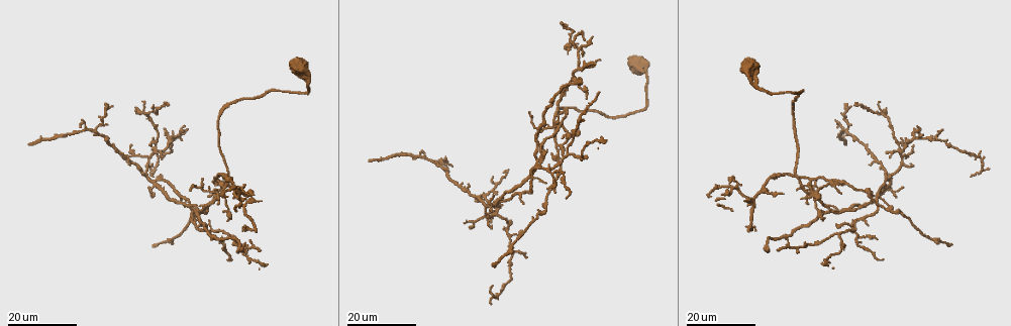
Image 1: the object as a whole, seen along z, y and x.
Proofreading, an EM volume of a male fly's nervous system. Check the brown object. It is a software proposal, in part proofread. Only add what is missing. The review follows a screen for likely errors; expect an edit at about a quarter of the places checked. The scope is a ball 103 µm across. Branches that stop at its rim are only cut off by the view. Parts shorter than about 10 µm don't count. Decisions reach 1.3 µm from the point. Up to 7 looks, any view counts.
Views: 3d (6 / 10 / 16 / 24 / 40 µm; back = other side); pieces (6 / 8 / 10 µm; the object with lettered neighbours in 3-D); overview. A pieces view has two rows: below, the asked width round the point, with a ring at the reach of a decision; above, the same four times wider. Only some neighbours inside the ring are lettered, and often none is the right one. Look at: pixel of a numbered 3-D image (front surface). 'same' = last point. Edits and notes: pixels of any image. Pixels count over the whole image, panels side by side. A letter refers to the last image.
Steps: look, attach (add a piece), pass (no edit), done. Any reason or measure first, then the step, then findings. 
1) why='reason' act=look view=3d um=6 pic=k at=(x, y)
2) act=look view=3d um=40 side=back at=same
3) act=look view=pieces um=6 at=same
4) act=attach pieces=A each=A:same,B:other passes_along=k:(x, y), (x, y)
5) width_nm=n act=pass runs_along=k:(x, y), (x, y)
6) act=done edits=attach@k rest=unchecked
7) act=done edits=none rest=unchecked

why='end of a long branch' act=look view=3d um=16 pic=1 at=(970, 175)

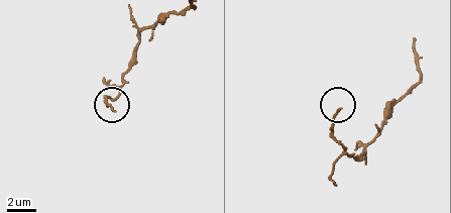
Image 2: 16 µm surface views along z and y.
act=look view=3d um=6 pic=2 at=(113, 110)

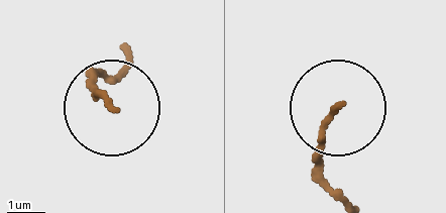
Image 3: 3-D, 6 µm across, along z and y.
why='see the neighbours' act=look view=pieces um=8 pic=3 at=(341, 109)

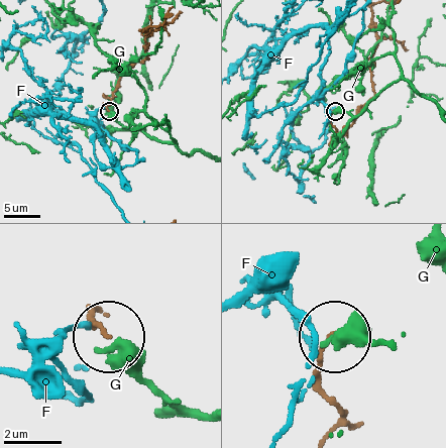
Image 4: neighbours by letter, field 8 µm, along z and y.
width_nm=140 act=pass each=F:other,G:other found='no lettered piece goes on from it'

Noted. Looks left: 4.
why='branch stops here' act=look view=3d um=24 pic=1 at=(166, 129)

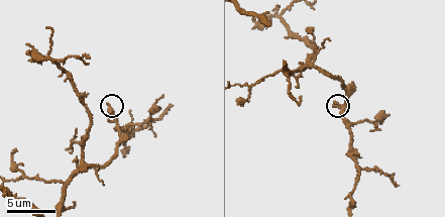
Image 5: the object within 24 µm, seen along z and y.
act=look view=pieces um=6 pic=5 at=(107, 104)

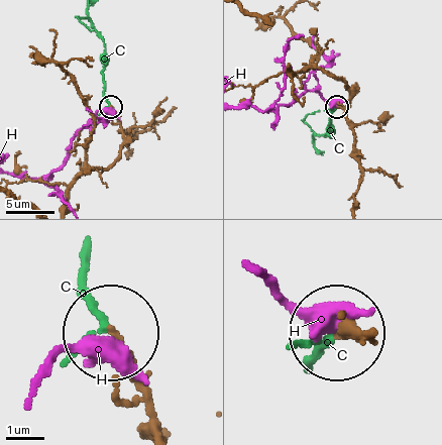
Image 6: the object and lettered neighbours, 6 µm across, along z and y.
width_nm=190 act=attach pieces=C each=C:same,H:other passes_along=6:(373, 330), (334, 336), (312, 362) found='it goes on there'

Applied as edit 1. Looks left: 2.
why='thick end' act=look view=pieces um=10 pic=5 at=(81, 169)

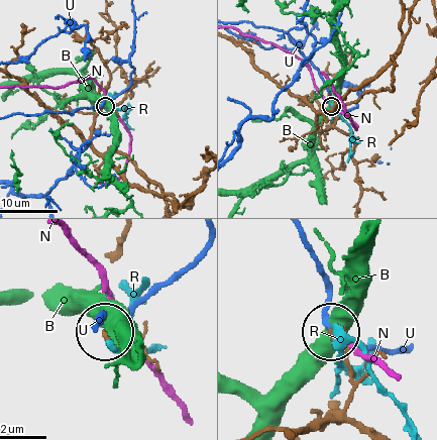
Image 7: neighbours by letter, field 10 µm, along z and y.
act=pass each=B:other,N:other,R:other,U:other found='none of them fits'

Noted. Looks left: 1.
act=done edits=attach@6 rest=unchecked

